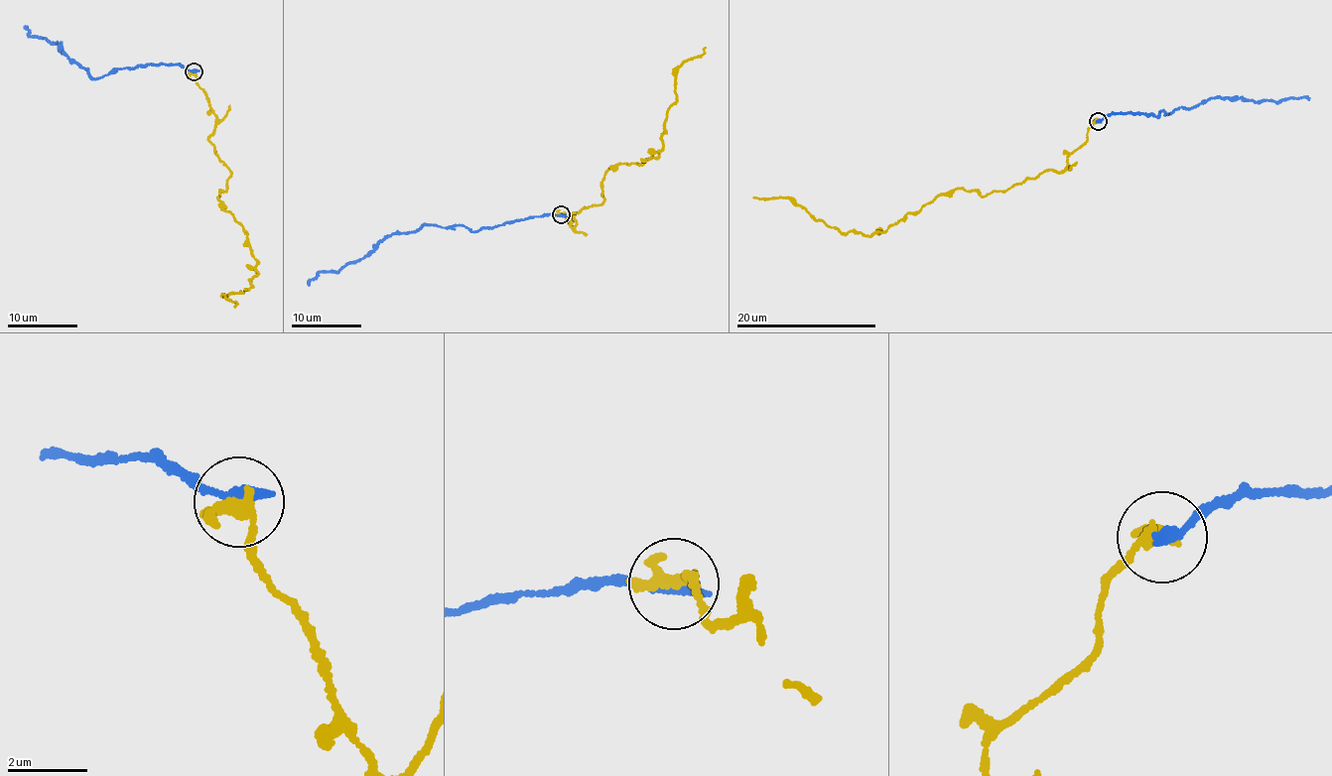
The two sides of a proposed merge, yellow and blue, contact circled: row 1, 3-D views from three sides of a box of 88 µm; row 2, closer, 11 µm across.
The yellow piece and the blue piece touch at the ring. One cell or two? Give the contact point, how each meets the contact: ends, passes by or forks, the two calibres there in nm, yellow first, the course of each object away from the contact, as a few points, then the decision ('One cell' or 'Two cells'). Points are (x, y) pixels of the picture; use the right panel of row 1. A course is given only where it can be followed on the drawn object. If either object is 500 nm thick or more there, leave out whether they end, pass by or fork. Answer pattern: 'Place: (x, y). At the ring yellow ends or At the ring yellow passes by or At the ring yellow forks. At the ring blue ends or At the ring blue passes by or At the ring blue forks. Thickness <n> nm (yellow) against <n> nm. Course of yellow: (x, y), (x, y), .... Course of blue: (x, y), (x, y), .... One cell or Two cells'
Place: (1098, 121). At the ring yellow ends. At the ring blue ends. Thickness 360 nm (yellow) against 320 nm. Course of yellow: (1098, 121), (1063, 170), (1050, 169), (984, 195), (950, 191), (872, 234), (839, 232), (789, 198), (753, 198). Course of blue: (1098, 121), (1120, 111), (1150, 112), (1157, 117), (1161, 110), (1166, 114), (1220, 96), (1277, 101), (1309, 98). Two cells

